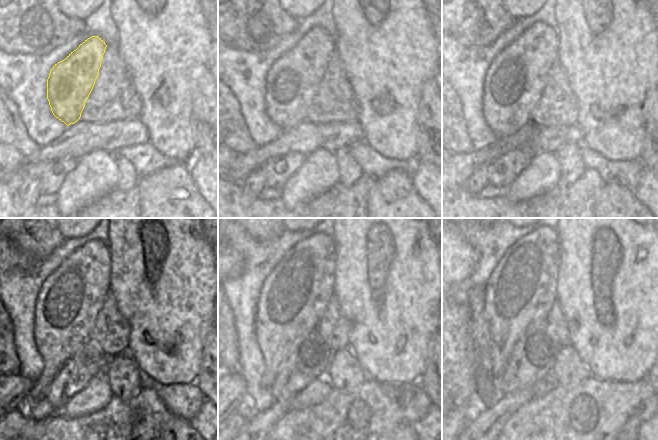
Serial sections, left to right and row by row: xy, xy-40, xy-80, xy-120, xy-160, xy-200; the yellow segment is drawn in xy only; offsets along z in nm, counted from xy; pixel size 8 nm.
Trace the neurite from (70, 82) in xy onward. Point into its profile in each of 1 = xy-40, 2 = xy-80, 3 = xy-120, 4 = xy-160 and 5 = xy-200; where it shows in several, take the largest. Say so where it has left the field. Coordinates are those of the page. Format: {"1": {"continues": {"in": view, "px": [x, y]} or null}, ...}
{"1": {"continues": {"in": "xy-40", "px": [291, 83]}}, "2": {"continues": {"in": "xy-80", "px": [514, 82]}}, "3": {"continues": {"in": "xy-120", "px": [70, 298]}}, "4": {"continues": {"in": "xy-160", "px": [293, 298]}}, "5": {"continues": {"in": "xy-200", "px": [521, 290]}}}

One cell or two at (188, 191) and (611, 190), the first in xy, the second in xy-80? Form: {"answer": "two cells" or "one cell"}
{"answer": "one cell"}

